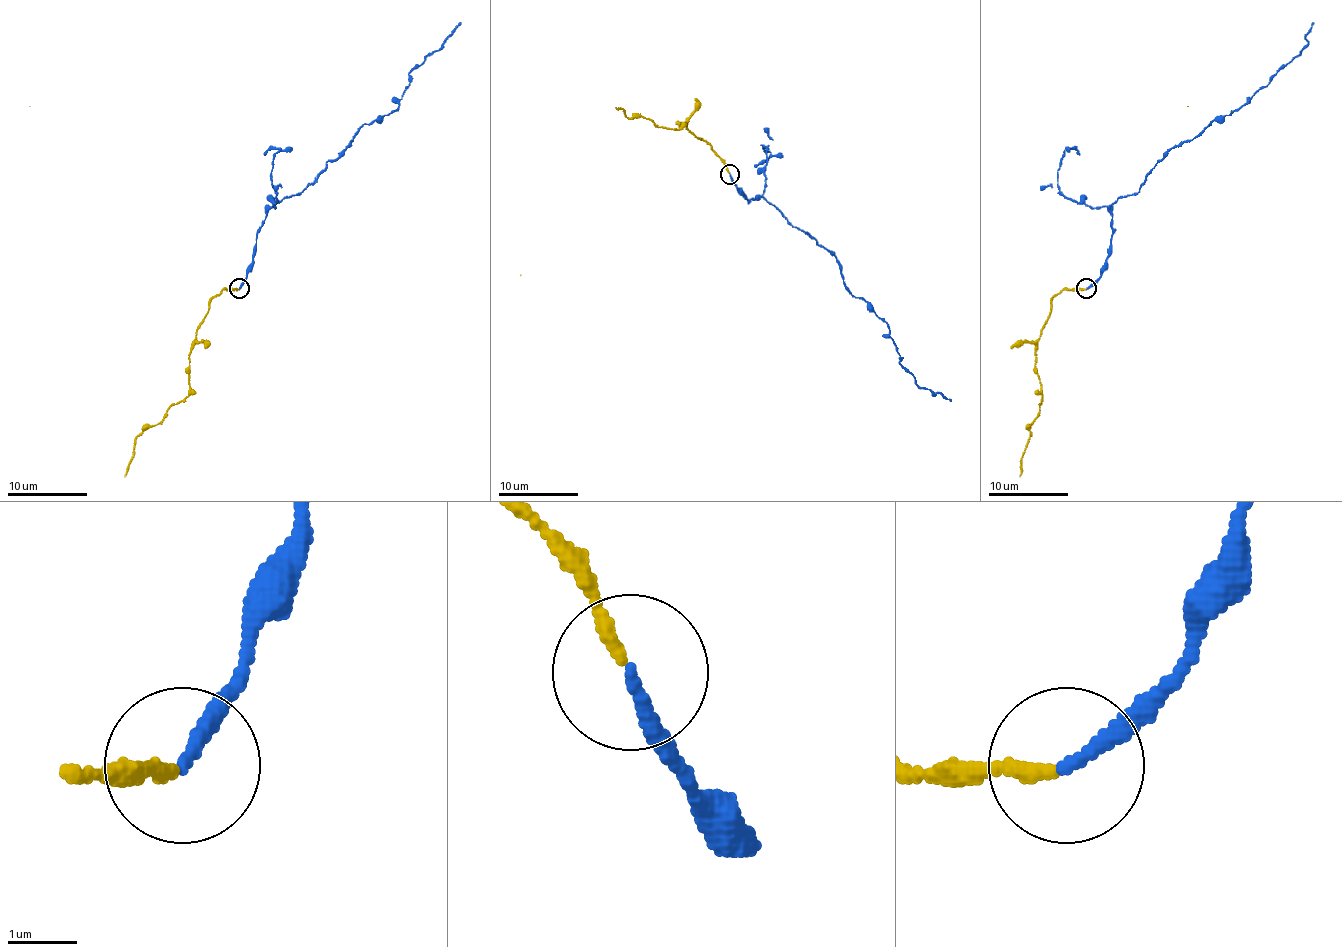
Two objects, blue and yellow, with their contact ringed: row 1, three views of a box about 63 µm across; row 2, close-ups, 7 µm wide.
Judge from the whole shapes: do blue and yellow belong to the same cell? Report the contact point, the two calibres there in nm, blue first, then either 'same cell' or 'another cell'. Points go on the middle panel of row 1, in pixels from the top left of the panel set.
at (730, 174); 190 nm thick on the blue side, 180 nm on the other; same cell

